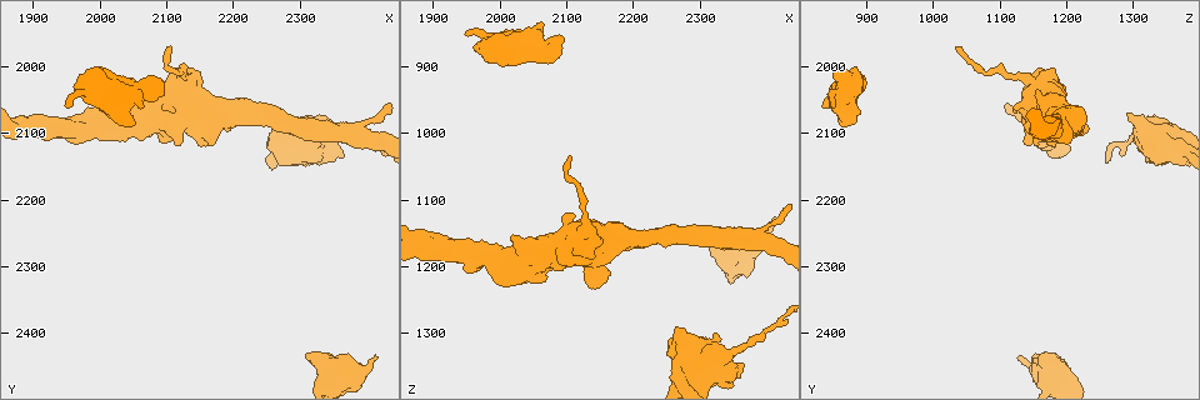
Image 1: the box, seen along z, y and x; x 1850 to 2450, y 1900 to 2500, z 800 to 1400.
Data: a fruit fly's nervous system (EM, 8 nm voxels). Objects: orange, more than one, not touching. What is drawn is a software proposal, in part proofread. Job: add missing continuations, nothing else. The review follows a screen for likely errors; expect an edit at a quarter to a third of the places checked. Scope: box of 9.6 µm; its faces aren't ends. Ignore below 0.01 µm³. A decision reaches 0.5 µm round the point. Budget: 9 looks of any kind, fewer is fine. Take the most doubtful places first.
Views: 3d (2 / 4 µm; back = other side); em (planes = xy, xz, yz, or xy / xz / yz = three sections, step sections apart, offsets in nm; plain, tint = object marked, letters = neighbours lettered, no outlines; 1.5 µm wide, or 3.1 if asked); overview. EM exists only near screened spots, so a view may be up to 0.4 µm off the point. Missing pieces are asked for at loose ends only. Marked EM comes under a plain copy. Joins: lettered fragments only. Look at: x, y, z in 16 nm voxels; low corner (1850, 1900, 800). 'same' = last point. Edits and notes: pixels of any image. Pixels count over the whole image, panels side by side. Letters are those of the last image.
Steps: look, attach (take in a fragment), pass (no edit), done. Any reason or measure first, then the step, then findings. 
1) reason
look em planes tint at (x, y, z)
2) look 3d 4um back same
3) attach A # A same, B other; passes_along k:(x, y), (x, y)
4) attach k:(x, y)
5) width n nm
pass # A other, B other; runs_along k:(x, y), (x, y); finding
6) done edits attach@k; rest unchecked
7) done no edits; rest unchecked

thick end
look 3d 2um at (2415, 2440, 1125)

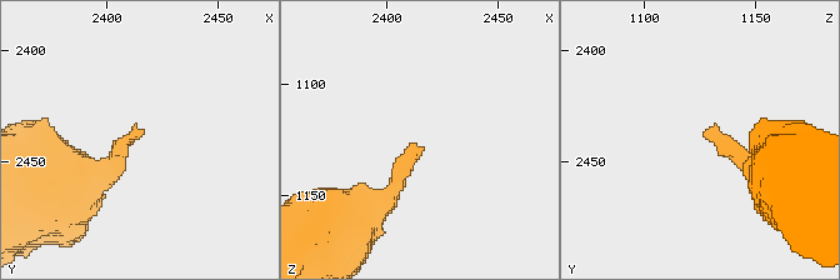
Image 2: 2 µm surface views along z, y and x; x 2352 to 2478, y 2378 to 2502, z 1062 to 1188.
look em planes tint at (2412, 2438, 1125)

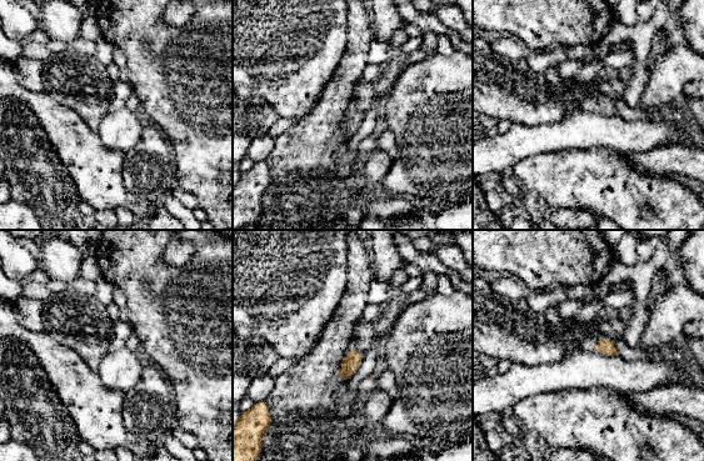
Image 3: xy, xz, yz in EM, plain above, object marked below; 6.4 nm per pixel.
look em planes letters same

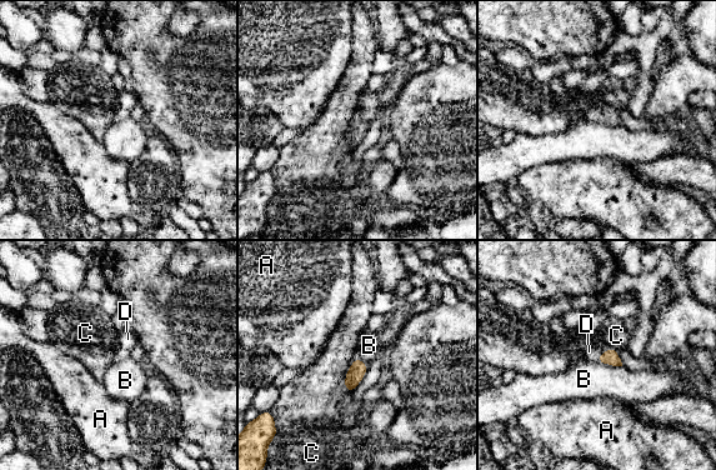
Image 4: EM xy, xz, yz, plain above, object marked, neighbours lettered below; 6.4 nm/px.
attach D # A other, B other, C other, D same; passes_along 4:(610, 356), (602, 353), (597, 346); it goes on there

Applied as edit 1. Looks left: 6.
branch stops here
look em planes letters at (2365, 2135, 1345)

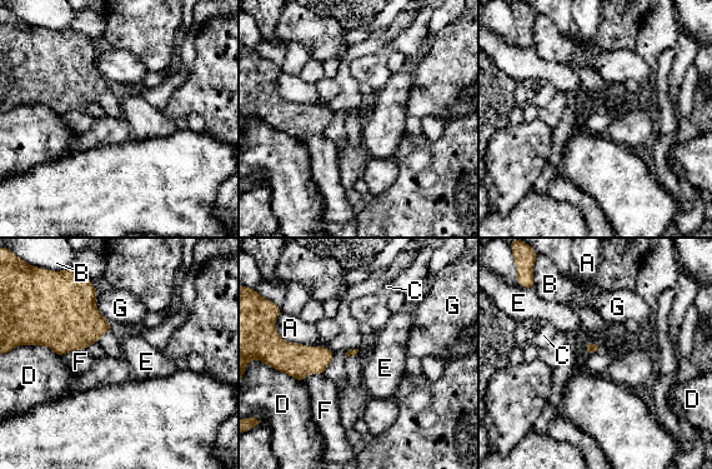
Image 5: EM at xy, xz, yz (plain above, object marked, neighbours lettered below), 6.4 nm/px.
pass # A other, B other, C other, D other, E other, F other, G other; border 5:(527, 287), (532, 290); none of them fits

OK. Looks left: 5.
thick end
look 3d 4um at (2270, 2070, 1290)

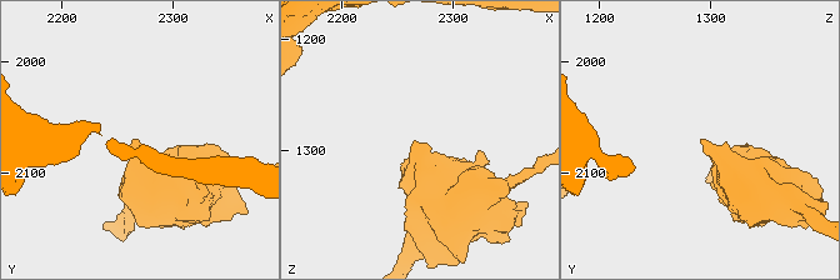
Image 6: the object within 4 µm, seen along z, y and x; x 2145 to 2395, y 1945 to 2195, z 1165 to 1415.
need the tissue
look em planes letters at (2266, 2068, 1292)

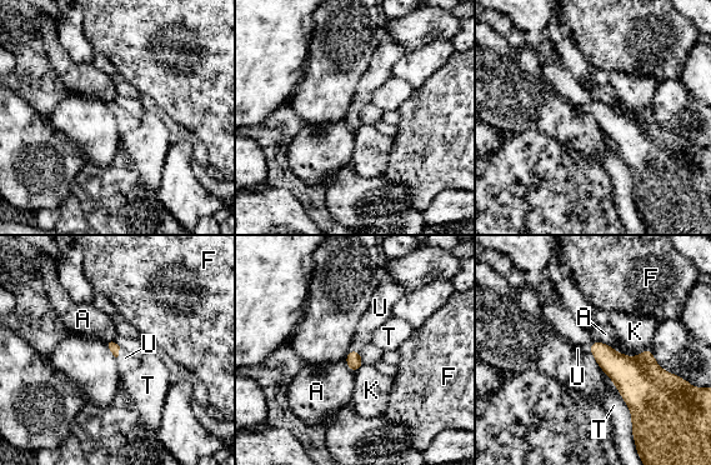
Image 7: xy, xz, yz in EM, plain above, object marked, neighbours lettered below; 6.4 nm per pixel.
attach U # A other, F other, K other, T other, U same; passes_along 7:(114, 348), (118, 353), (125, 361); the neuron continues

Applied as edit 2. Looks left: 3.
look overview

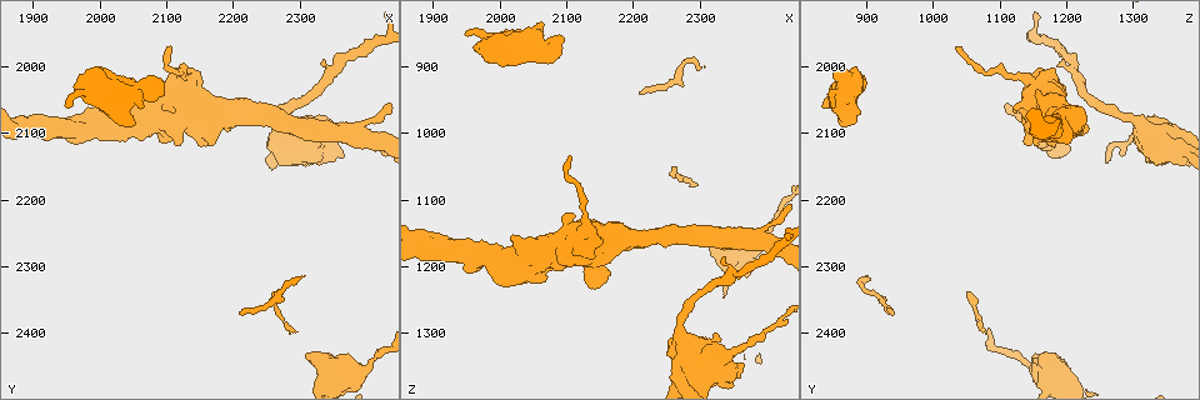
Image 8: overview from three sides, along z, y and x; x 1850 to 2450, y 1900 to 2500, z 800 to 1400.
tapers out
look em yz step 4 letters at (2105, 1970, 1035)

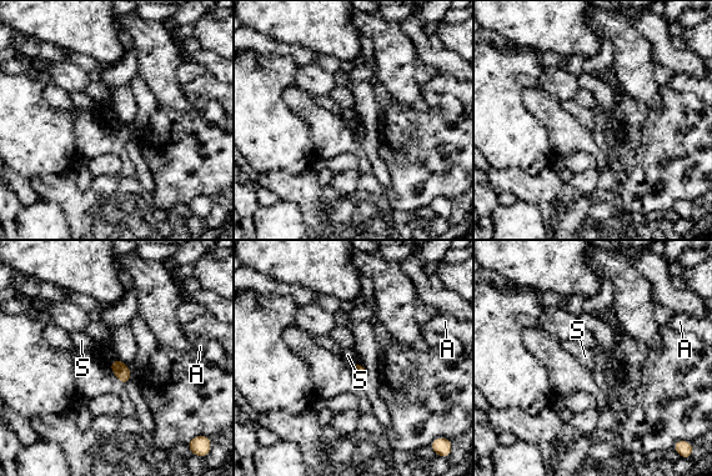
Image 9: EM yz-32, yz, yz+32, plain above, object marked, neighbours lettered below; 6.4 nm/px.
look em planes letters same

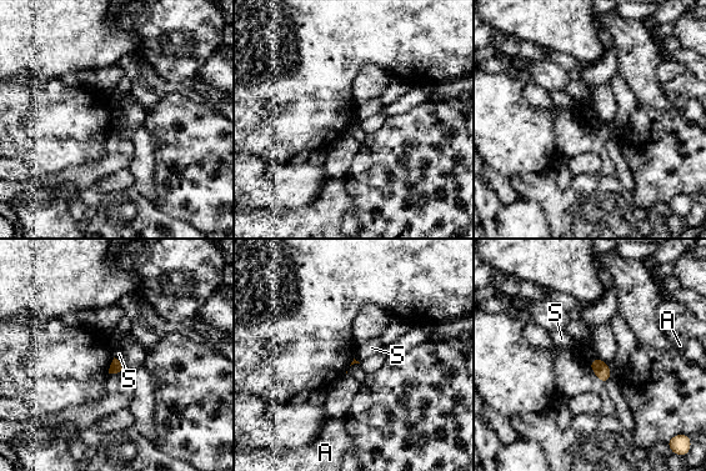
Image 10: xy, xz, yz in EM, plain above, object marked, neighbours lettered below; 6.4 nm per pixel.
pass # A other, S other; border 10:(114, 356), (121, 367); none of them fits

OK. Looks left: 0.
done edits attach@4, attach@7; rest unchecked

